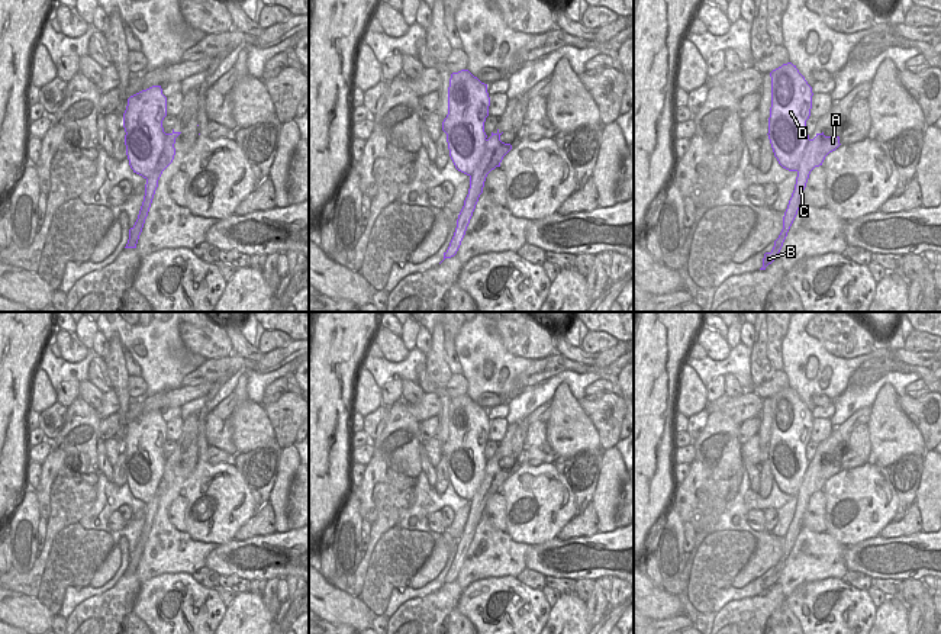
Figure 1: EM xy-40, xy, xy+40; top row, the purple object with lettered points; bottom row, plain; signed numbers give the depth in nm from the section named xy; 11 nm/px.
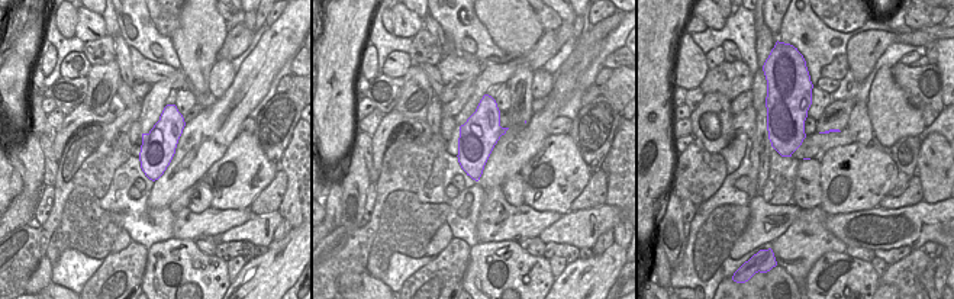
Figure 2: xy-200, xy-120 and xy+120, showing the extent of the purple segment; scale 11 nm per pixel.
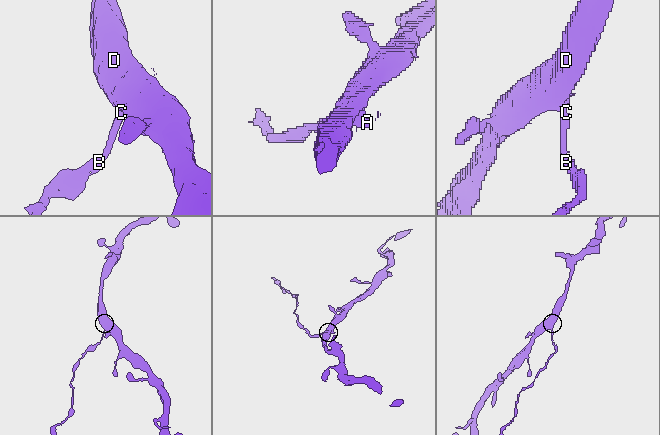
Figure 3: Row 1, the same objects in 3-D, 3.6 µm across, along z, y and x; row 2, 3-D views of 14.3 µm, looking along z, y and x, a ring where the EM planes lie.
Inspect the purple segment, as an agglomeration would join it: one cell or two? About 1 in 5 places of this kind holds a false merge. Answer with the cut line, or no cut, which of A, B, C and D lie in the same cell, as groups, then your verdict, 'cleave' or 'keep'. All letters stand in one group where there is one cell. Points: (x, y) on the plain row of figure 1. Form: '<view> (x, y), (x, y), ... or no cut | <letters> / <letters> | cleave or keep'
xy-40 (167, 459), (158, 488), (147, 504) | A B C / D | cleave

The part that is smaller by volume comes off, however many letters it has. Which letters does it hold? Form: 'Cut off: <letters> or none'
Cut off: A, B, C

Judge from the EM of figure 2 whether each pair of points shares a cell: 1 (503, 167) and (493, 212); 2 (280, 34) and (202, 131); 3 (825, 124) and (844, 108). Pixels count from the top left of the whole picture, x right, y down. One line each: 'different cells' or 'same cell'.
1: different cells
2: same cell
3: same cell

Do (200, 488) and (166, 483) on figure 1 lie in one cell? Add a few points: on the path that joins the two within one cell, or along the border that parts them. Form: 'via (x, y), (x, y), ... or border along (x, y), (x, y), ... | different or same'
border along (199, 460), (181, 488) | different

